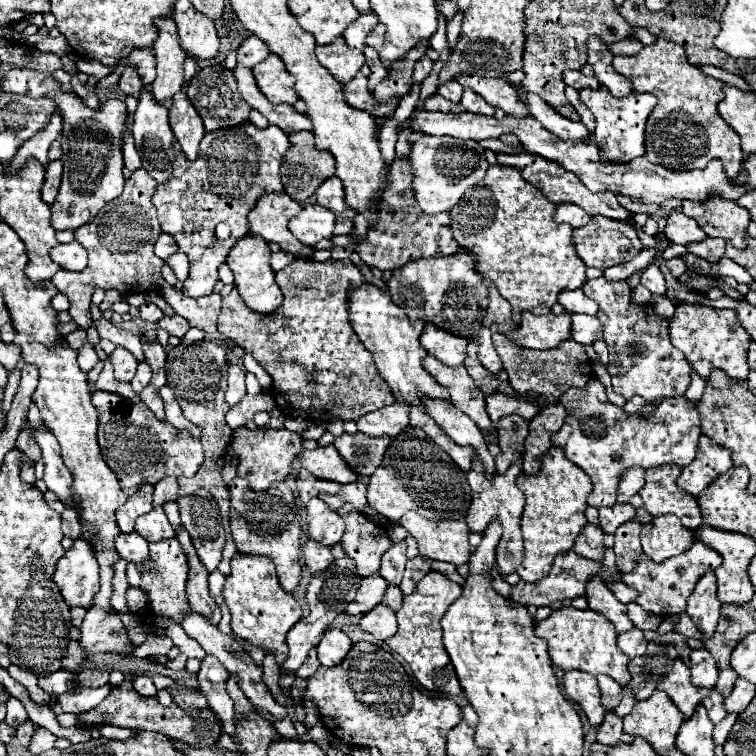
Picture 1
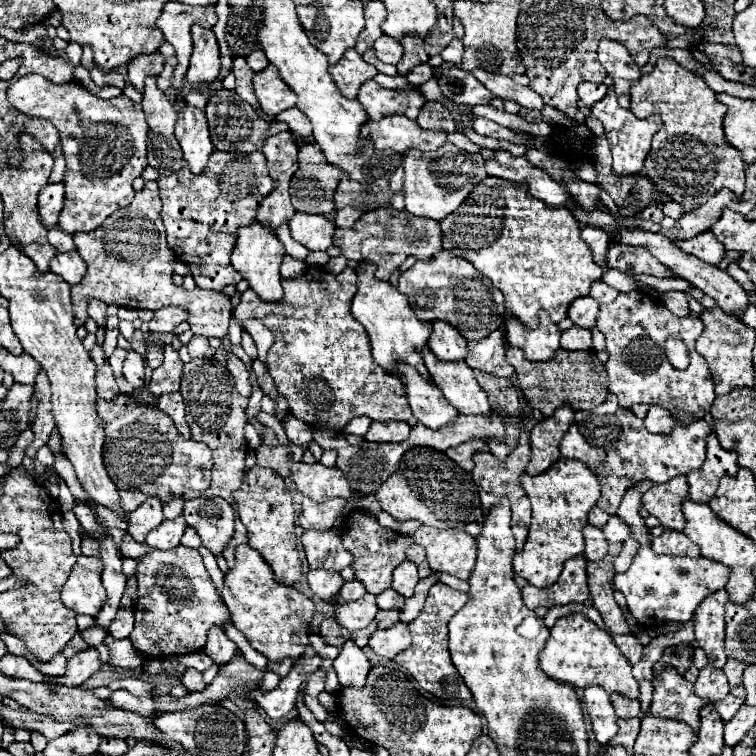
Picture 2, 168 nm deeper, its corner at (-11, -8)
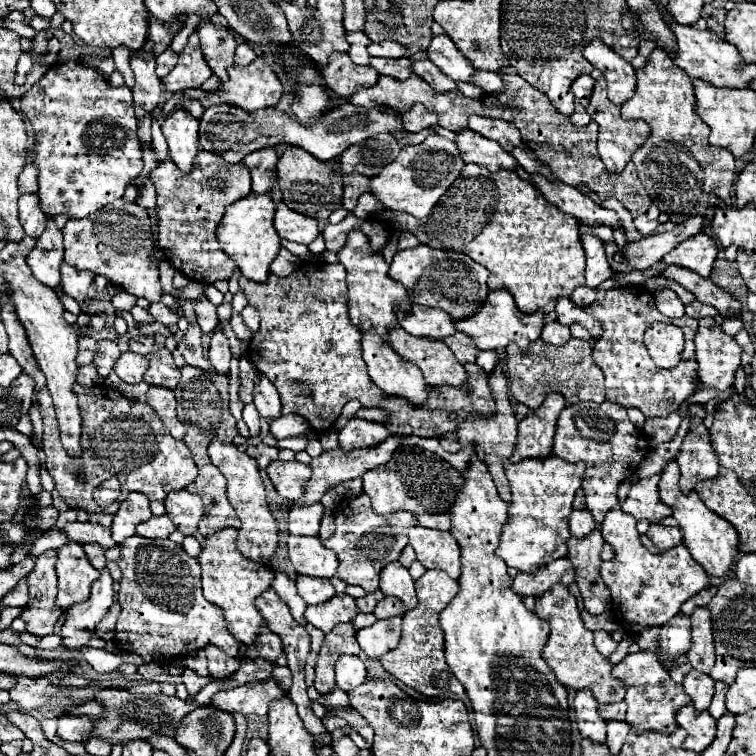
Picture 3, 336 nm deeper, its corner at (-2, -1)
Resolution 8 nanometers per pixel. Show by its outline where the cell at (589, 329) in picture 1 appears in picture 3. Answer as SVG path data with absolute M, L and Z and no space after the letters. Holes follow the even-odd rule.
M553 321L553 323L547 323L543 327L543 333L541 333L541 339L545 343L551 343L555 347L561 347L565 345L569 339L571 339L571 331L567 325L561 325L559 321Z

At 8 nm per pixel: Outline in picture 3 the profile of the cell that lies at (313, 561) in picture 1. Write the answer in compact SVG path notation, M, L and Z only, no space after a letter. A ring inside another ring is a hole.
M297 577L297 593L301 595L301 599L307 605L317 605L317 603L325 603L335 595L333 585L329 583L329 579L319 579L319 577Z

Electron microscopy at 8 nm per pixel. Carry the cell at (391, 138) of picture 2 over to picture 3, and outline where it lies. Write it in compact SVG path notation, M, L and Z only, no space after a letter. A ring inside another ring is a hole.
M351 103L331 109L313 125L301 125L299 121L293 121L289 115L277 111L275 107L247 113L243 109L235 109L233 105L213 105L211 109L203 111L201 125L199 125L199 143L203 151L219 153L227 157L229 163L239 163L247 153L259 151L269 145L279 145L279 143L299 145L305 151L309 151L313 157L319 157L321 161L329 161L341 155L351 145L365 141L367 137L373 137L379 133L397 133L397 131L405 131L399 113L391 113L389 109L383 111L383 109L355 107Z

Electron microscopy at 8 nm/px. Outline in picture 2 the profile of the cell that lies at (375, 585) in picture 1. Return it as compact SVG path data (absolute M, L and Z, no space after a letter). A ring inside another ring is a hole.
M364 594L360 600L348 600L348 602L342 600L342 604L336 604L336 610L334 610L336 622L346 630L366 628L378 612L374 598L376 596L372 594Z

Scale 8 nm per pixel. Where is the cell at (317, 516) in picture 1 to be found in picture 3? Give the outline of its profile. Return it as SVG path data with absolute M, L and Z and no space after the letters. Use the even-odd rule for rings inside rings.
M289 535L287 539L289 559L299 575L311 577L333 577L337 571L337 557L331 549L323 547L319 537L295 537Z

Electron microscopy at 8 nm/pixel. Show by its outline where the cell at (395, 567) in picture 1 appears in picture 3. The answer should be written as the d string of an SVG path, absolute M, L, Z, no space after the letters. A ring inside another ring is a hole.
M399 561L383 567L383 573L381 573L381 589L383 589L385 595L399 597L403 601L403 605L405 605L407 611L417 605L413 579L411 579L407 567L403 567Z

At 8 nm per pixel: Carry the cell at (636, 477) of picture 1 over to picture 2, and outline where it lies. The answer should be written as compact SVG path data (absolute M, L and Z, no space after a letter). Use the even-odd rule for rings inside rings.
M644 480L640 484L636 484L636 488L630 488L624 494L622 504L616 512L616 516L630 528L630 534L640 544L640 548L638 548L630 568L626 572L618 572L614 576L614 588L626 596L628 610L632 612L632 616L636 618L636 622L640 626L654 626L654 624L662 624L662 622L688 622L694 616L694 610L698 608L698 604L706 596L710 596L726 586L728 568L724 568L722 564L716 564L704 556L674 558L674 556L660 556L652 550L646 524L638 512L642 508L640 506L642 494L650 486L652 486L652 482Z

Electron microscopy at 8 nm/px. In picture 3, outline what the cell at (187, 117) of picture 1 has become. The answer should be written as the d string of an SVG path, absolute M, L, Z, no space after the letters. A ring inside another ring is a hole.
M177 107L163 119L161 131L167 139L171 161L183 173L189 173L193 167L193 159L199 153L199 121L185 109Z

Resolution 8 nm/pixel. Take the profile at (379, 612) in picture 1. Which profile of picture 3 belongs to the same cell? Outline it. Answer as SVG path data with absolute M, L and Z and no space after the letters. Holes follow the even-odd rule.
M391 617L363 627L357 633L357 643L369 657L381 657L383 653L395 649L401 637L401 617Z

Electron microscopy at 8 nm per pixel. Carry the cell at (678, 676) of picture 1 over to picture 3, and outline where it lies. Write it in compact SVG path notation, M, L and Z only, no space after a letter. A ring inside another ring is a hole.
M639 651L639 653L627 655L621 663L617 663L613 667L613 675L617 679L625 681L625 685L627 685L627 693L625 693L627 723L631 723L631 727L637 733L641 733L645 729L653 729L653 731L661 731L661 733L673 733L679 729L679 725L675 721L675 713L683 705L687 705L691 699L685 695L683 687L669 677L669 671L657 661L655 653Z

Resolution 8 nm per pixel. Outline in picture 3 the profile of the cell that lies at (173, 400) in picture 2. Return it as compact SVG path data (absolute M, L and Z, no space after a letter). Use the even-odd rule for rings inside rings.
M149 387L147 391L147 403L155 409L155 413L159 415L159 419L163 421L163 425L169 429L169 433L175 439L183 439L185 429L183 423L177 419L175 415L175 395L171 389L163 389L163 387Z

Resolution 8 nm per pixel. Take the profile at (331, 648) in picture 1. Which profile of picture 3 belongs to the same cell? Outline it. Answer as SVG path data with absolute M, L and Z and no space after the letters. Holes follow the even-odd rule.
M343 655L335 663L335 681L343 691L351 691L365 681L365 663L357 655Z

